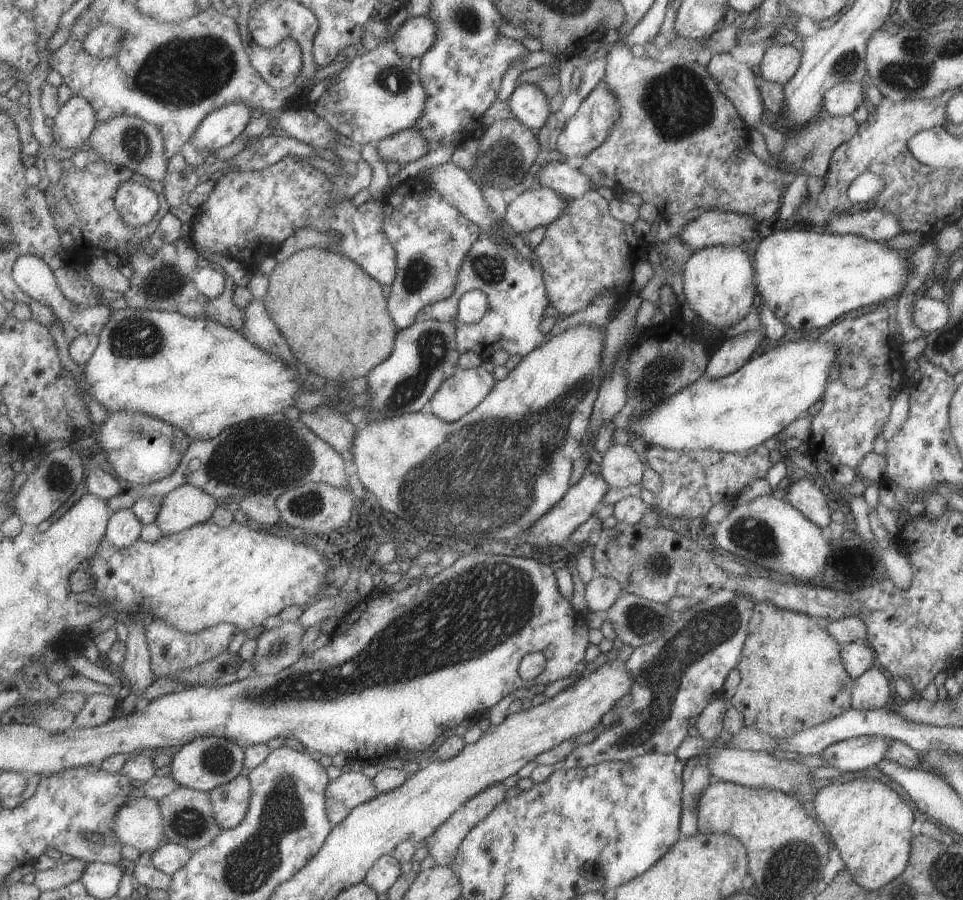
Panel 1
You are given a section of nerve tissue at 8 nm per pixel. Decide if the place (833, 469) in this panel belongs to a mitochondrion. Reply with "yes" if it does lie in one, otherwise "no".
no

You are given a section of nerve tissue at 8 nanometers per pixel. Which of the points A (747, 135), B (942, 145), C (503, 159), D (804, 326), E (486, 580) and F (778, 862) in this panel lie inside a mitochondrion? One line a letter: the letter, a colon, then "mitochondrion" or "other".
A: other
B: other
C: mitochondrion
D: other
E: mitochondrion
F: mitochondrion

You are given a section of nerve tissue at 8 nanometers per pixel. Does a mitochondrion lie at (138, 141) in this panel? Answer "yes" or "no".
yes

